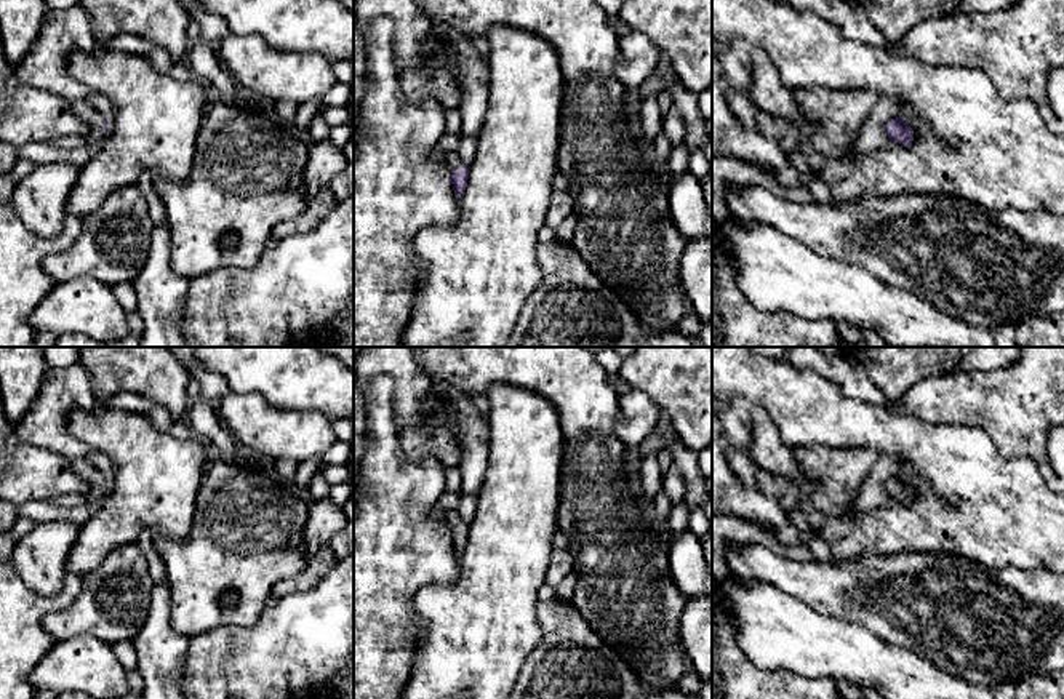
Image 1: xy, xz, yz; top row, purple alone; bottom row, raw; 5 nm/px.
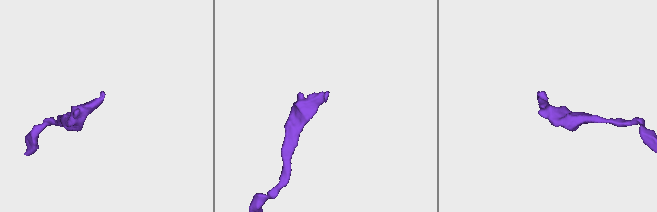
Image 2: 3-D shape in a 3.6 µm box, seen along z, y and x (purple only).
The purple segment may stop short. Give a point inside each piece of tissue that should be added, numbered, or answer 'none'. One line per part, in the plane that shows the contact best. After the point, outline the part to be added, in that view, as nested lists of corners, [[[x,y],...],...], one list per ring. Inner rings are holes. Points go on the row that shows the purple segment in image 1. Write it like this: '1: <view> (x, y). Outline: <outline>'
1: xz (453, 162). Outline: [[[456,150],[448,152],[445,162],[454,171],[461,171],[462,170],[462,162],[459,160],[459,155],[458,155]]]

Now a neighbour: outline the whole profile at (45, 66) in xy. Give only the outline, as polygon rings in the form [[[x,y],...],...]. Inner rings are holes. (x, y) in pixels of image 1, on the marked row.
[[[82,5],[48,10],[35,42],[14,66],[14,72],[29,86],[66,101],[85,101],[96,91],[69,74],[69,56],[74,51],[94,53],[99,48],[90,14]]]

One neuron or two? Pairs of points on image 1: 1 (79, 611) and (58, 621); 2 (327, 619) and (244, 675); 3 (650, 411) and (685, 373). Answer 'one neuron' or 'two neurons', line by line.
1: one neuron
2: one neuron
3: two neurons

